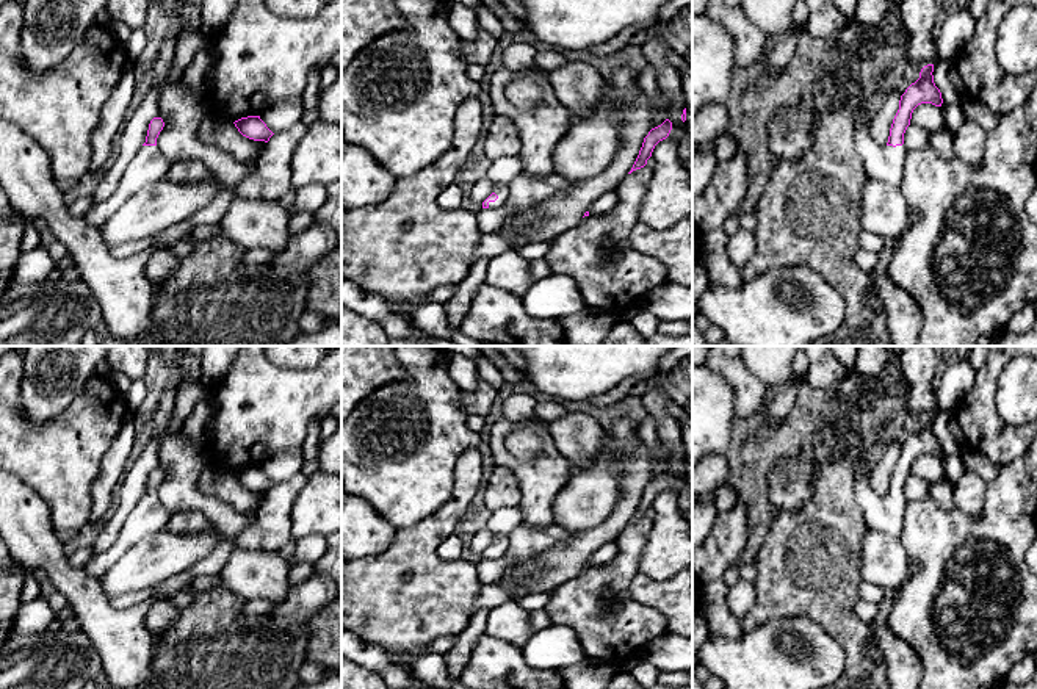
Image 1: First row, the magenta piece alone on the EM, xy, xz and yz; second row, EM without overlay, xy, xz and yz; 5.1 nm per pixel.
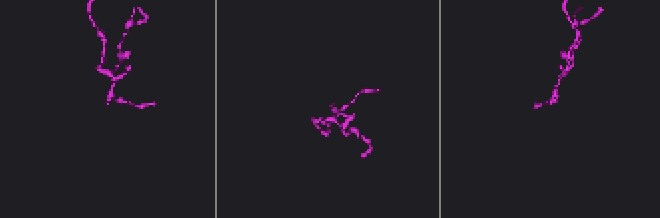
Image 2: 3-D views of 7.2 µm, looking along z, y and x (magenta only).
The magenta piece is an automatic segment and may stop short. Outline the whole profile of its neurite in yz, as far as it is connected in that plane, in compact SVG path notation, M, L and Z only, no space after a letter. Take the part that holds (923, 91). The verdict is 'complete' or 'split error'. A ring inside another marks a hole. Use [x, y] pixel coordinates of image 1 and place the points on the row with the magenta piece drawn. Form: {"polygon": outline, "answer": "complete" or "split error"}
{"polygon": "M934 64L921 69L920 78L901 96L899 110L893 119L888 142L879 146L869 135L871 114L860 108L858 121L854 122L854 142L869 179L898 186L902 182L905 153L904 133L910 125L913 110L921 103L941 106L940 89L934 83Z", "answer": "split error"}

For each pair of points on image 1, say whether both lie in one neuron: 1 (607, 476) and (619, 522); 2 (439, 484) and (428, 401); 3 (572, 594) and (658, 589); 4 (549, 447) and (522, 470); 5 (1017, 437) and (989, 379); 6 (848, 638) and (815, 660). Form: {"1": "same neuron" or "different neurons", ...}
{"1": "different neurons", "2": "same neuron", "3": "different neurons", "4": "same neuron", "5": "same neuron", "6": "different neurons"}

